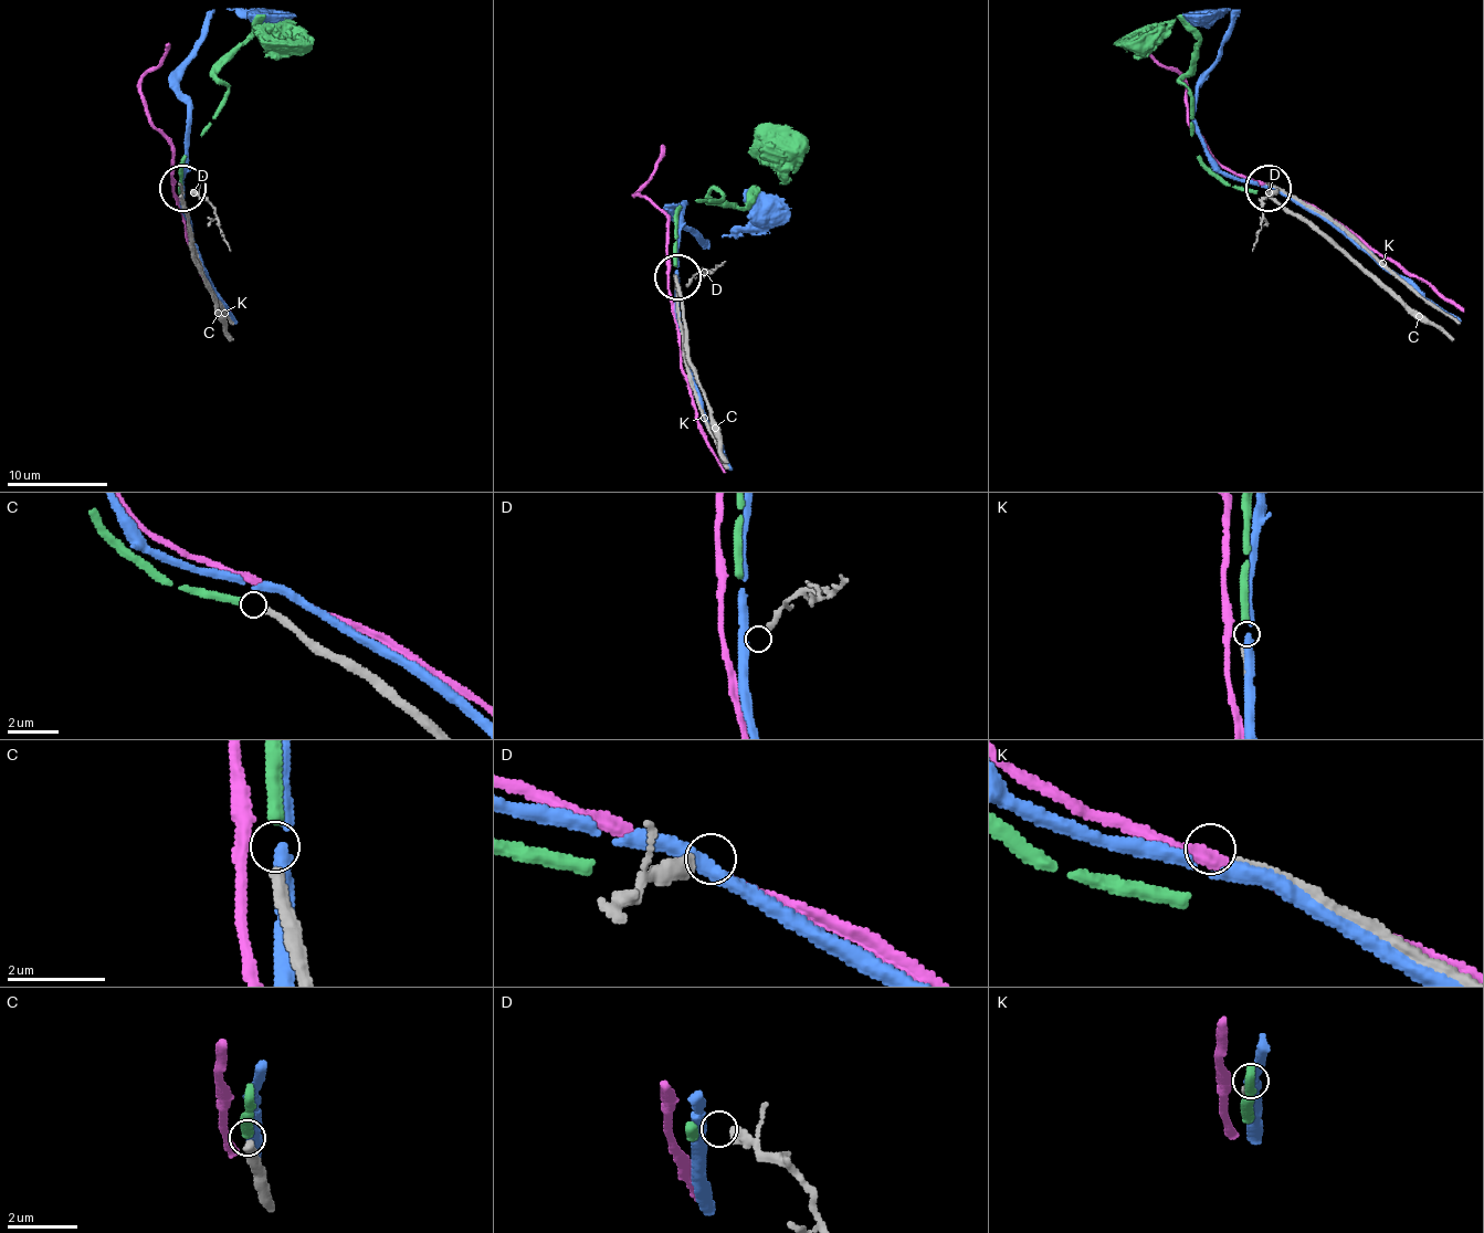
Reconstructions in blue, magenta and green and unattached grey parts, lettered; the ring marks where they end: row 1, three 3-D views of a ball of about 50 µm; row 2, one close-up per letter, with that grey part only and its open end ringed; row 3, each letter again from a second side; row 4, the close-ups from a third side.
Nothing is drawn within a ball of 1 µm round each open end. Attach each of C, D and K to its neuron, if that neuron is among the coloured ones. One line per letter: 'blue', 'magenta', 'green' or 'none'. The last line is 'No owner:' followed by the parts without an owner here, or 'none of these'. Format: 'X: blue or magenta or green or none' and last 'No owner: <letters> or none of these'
C: green
D: none
K: none
No owner: D, K

